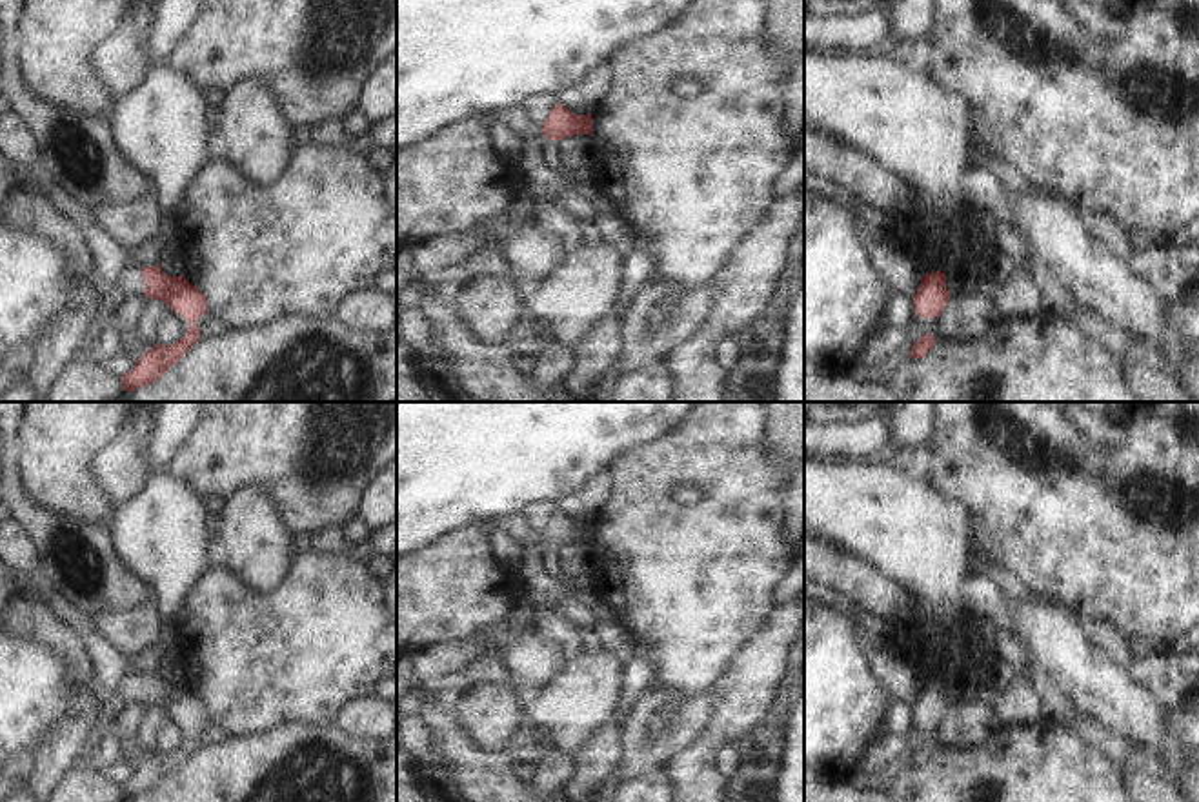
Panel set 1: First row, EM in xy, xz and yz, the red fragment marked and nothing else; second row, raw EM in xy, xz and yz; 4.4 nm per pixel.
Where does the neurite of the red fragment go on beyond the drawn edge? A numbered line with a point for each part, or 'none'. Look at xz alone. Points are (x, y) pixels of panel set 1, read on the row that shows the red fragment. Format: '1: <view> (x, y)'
1: xz (537, 106)

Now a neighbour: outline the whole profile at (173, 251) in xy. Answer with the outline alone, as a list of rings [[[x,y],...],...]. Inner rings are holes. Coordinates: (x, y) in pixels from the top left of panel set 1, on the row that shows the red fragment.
[[[180,233],[164,247],[162,255],[171,262],[175,271],[184,275],[187,255]]]

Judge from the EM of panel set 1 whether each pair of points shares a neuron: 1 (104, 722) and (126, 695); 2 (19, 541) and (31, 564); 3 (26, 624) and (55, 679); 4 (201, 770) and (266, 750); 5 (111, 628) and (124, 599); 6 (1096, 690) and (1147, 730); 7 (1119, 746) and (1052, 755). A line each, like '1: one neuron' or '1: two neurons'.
1: one neuron
2: one neuron
3: two neurons
4: one neuron
5: two neurons
6: one neuron
7: two neurons

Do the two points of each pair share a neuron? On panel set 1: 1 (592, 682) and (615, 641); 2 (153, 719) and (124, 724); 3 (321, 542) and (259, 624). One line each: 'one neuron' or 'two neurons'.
1: two neurons
2: two neurons
3: two neurons

